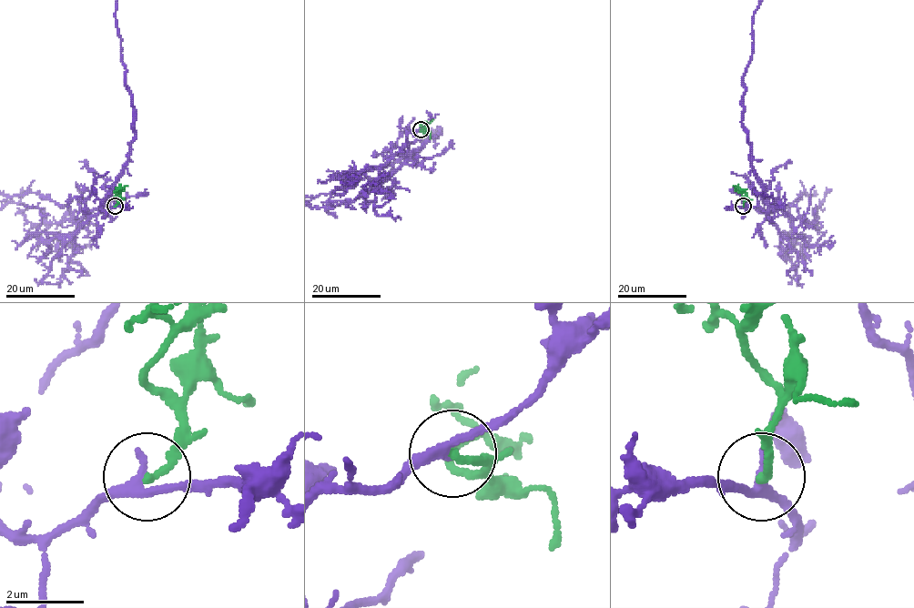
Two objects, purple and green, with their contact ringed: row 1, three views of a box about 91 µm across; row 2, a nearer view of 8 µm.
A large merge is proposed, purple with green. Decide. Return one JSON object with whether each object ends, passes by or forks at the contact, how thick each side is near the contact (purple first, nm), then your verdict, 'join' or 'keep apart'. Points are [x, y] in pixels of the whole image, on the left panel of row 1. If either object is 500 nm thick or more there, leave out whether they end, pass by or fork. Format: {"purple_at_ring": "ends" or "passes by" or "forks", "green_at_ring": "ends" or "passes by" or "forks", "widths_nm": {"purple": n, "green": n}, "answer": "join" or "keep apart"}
{"purple_at_ring": "passes by", "green_at_ring": "ends", "widths_nm": {"purple": 240, "green": 200}, "answer": "keep apart"}

